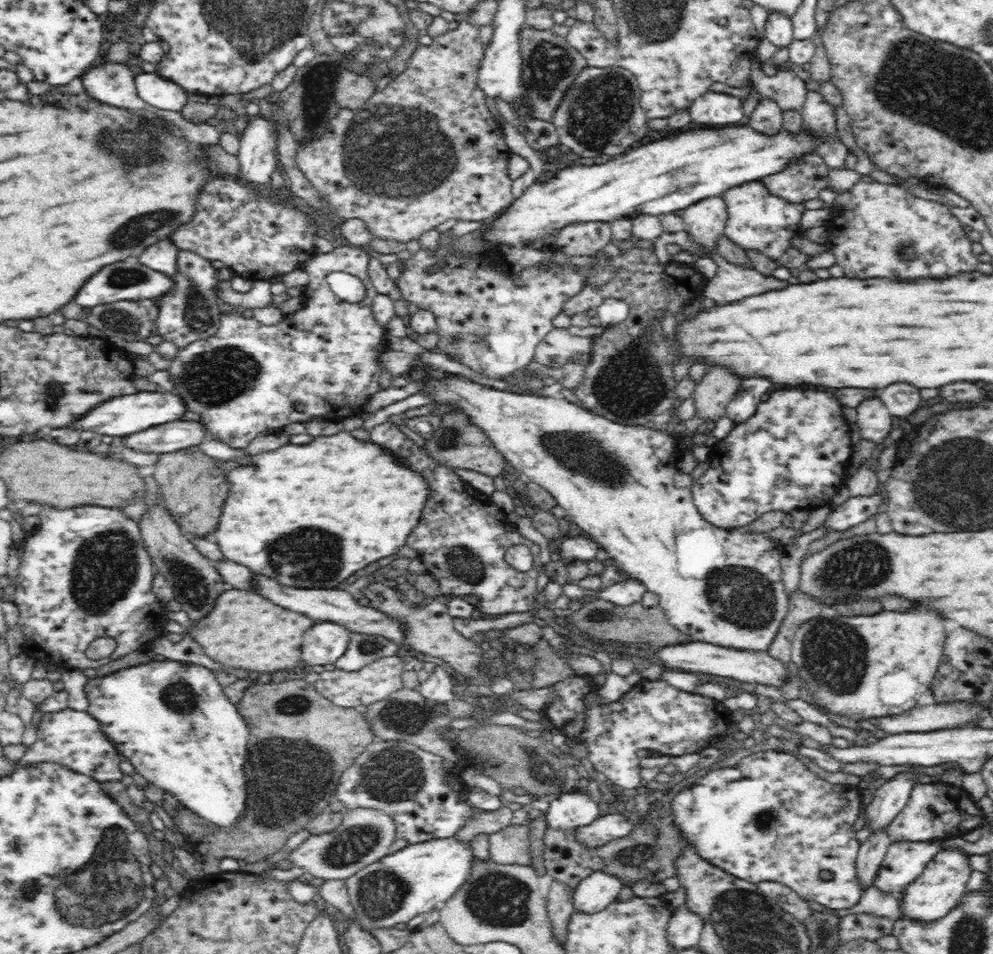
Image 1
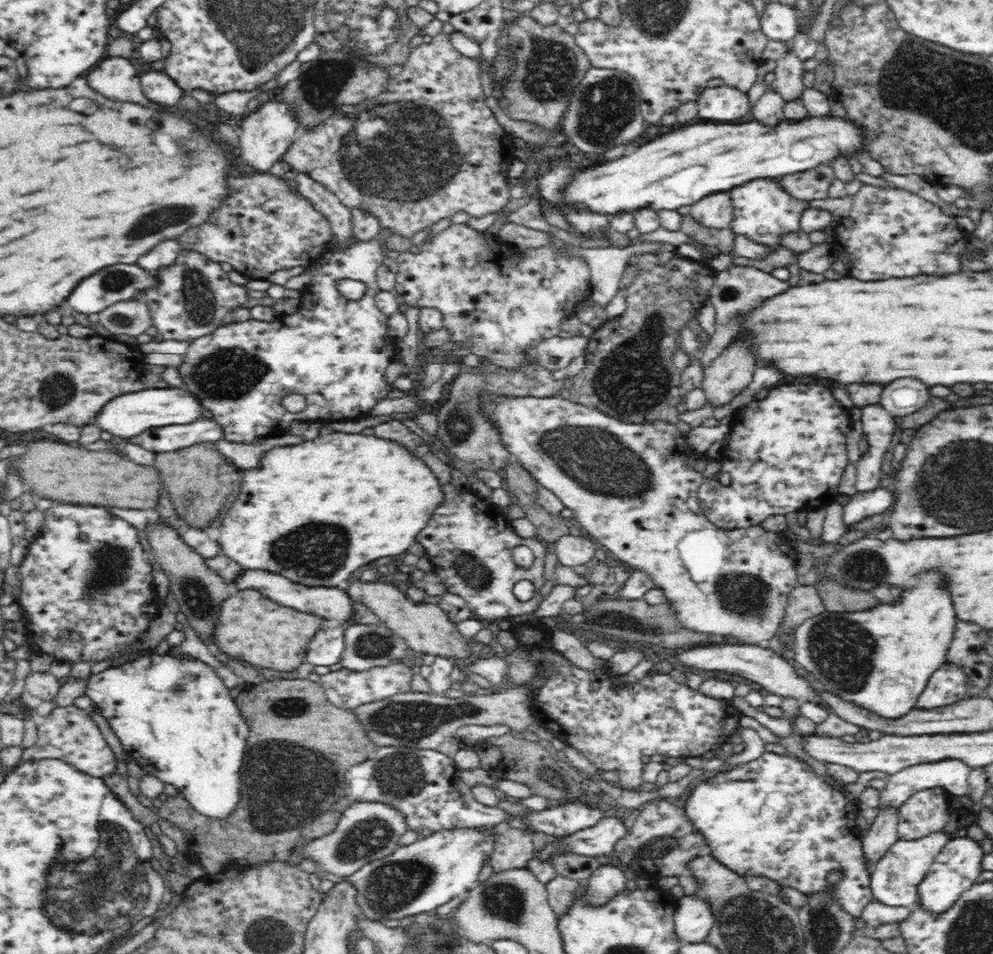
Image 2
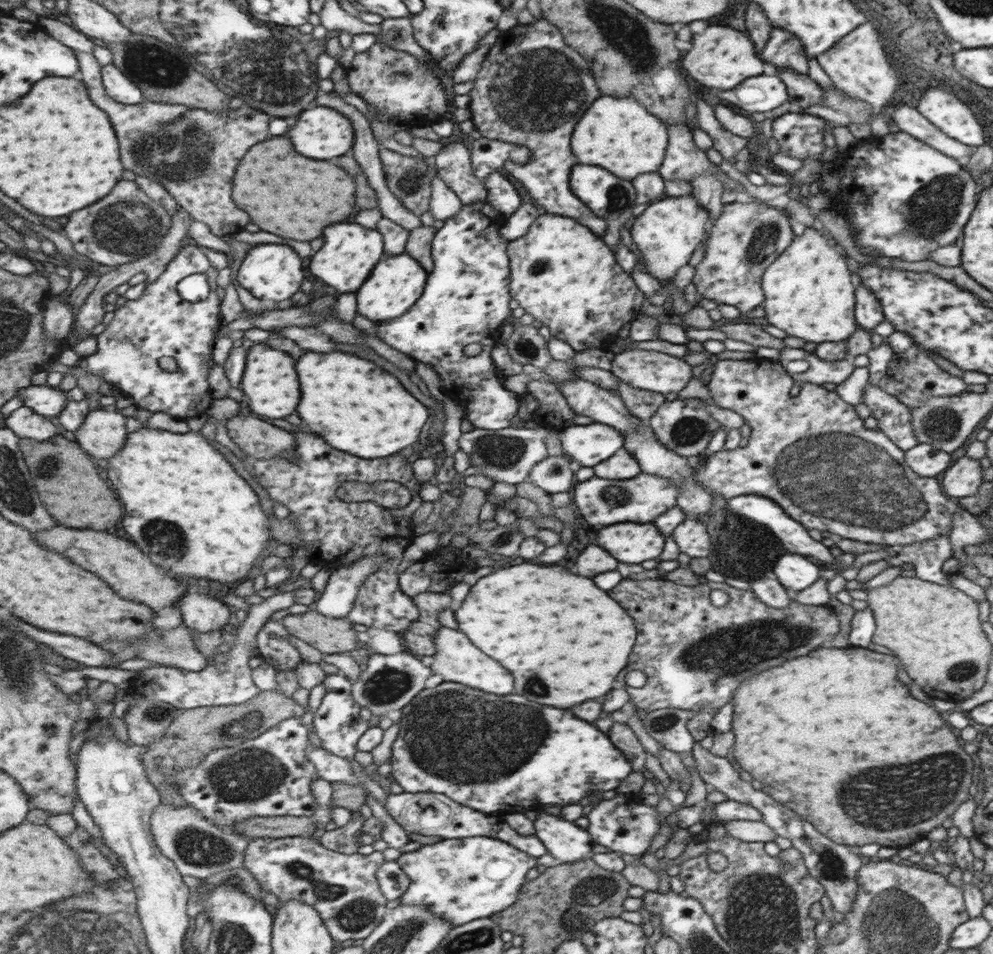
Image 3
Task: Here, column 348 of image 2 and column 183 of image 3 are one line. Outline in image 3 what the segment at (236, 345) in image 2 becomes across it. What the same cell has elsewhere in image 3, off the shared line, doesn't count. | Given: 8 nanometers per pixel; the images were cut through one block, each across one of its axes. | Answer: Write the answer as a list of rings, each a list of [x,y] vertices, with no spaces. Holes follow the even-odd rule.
[[[197,244],[186,245],[175,255],[167,268],[158,276],[147,282],[143,294],[134,301],[127,301],[115,310],[114,320],[109,323],[104,332],[97,336],[97,352],[77,360],[76,366],[85,369],[112,383],[120,392],[130,395],[137,407],[149,410],[151,413],[167,413],[181,420],[204,415],[211,408],[214,396],[211,377],[207,362],[211,360],[215,334],[221,328],[221,298],[217,296],[217,276],[219,269],[212,265]],[[192,274],[207,274],[211,285],[209,298],[205,302],[192,303],[185,300],[176,287],[184,278]],[[165,356],[173,357],[177,362],[176,371],[162,370],[159,360]]]

